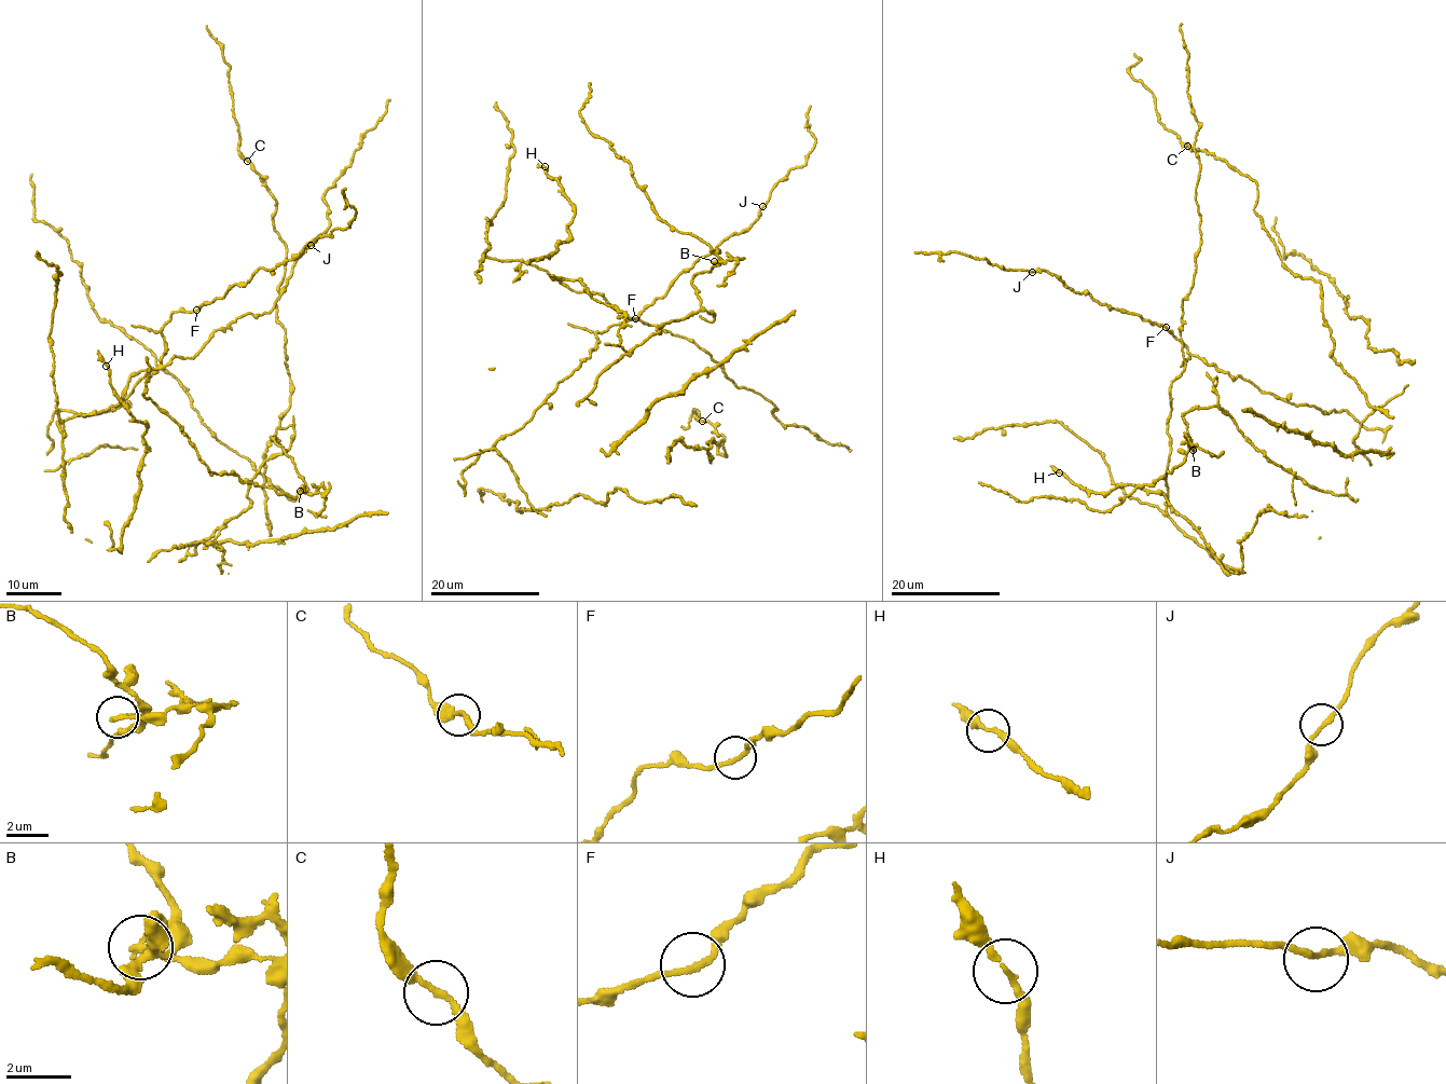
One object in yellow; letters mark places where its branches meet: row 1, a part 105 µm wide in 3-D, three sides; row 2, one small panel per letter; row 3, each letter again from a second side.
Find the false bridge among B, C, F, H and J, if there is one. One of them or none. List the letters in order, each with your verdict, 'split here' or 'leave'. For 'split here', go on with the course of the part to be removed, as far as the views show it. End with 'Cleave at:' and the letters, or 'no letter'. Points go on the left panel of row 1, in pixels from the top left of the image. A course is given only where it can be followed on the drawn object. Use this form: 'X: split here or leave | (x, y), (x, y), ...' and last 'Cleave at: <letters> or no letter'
B: split here | (300, 491), (320, 492), (326, 498), (320, 515), (307, 509)
C: leave
F: leave
H: leave
J: leave
Cleave at: B

